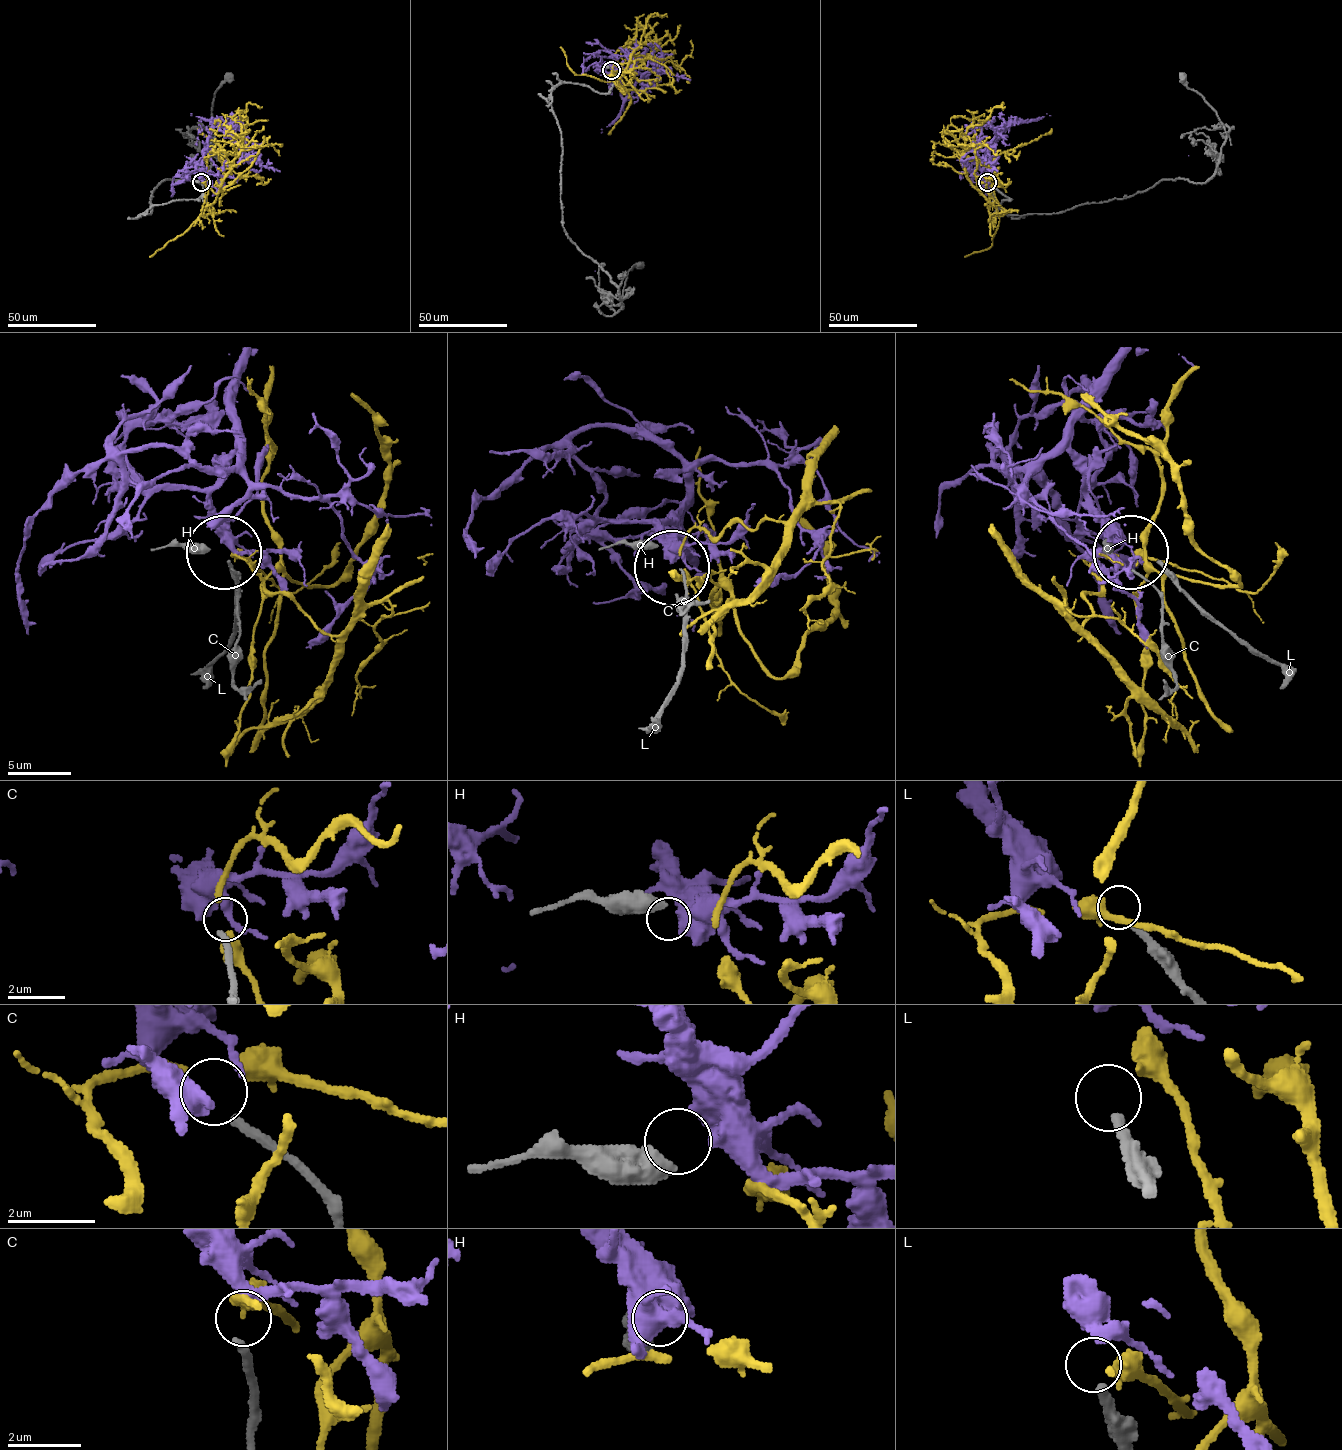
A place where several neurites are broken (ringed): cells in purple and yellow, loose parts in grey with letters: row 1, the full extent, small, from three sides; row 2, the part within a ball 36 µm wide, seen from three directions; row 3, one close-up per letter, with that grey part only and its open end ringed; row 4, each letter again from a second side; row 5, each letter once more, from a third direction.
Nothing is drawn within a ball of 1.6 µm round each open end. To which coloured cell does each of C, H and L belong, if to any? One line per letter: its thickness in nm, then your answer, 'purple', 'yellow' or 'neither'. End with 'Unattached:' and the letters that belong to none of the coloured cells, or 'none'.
C: calibre 220 nm; neither
H: calibre 700 nm; purple
L: calibre 280 nm; neither
Unattached: C, L

